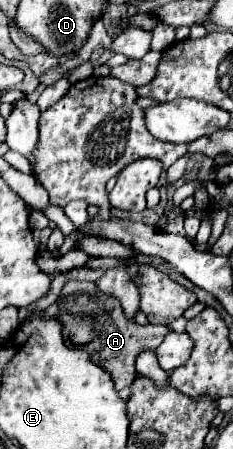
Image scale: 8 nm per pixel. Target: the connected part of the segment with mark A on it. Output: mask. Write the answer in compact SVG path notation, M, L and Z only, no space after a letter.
M67 282L63 286L61 296L57 298L55 304L51 304L45 310L47 318L57 318L61 320L65 326L73 326L79 318L91 318L93 322L93 342L87 344L87 352L91 354L91 360L95 364L99 364L101 368L105 368L107 372L111 372L115 386L121 390L125 386L131 384L131 380L135 378L135 356L143 350L143 348L151 348L155 350L161 340L171 332L169 326L139 326L131 320L127 320L123 316L123 308L119 308L117 300L111 300L111 296L103 296L103 292L99 292L95 288L93 282Z

